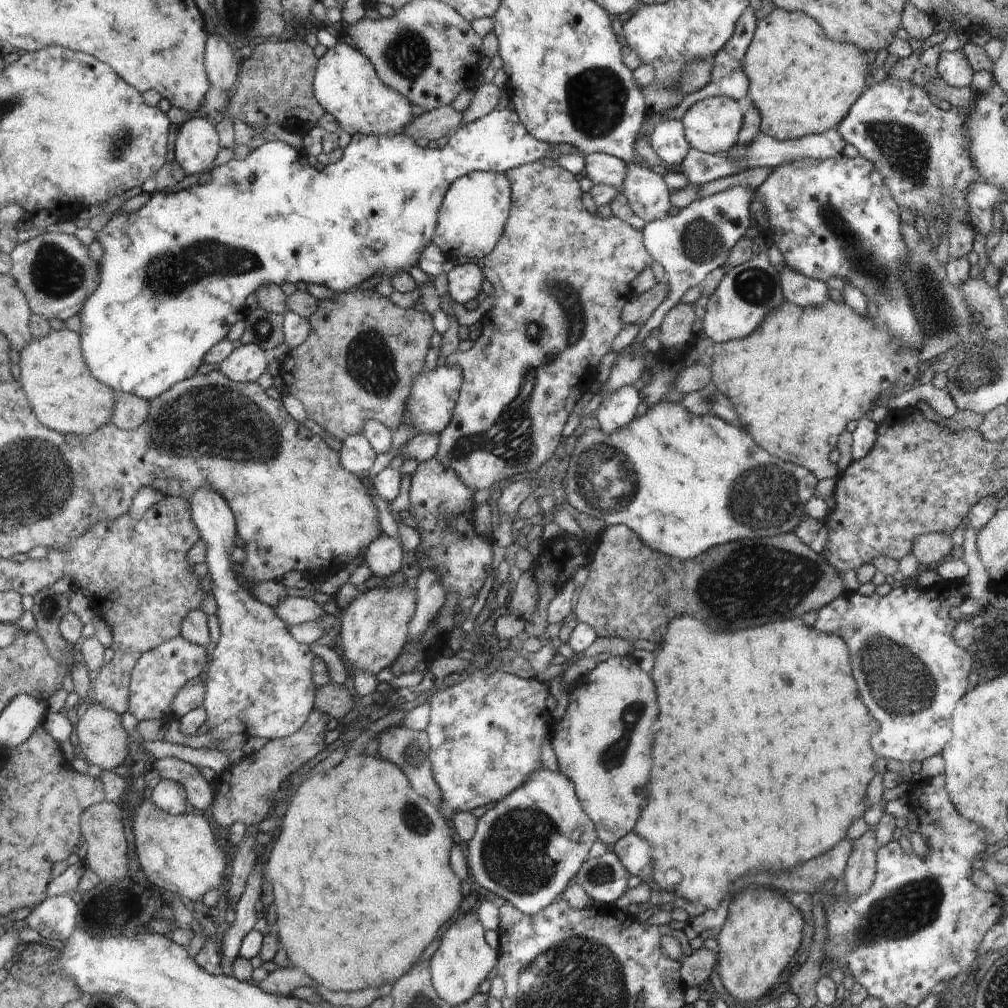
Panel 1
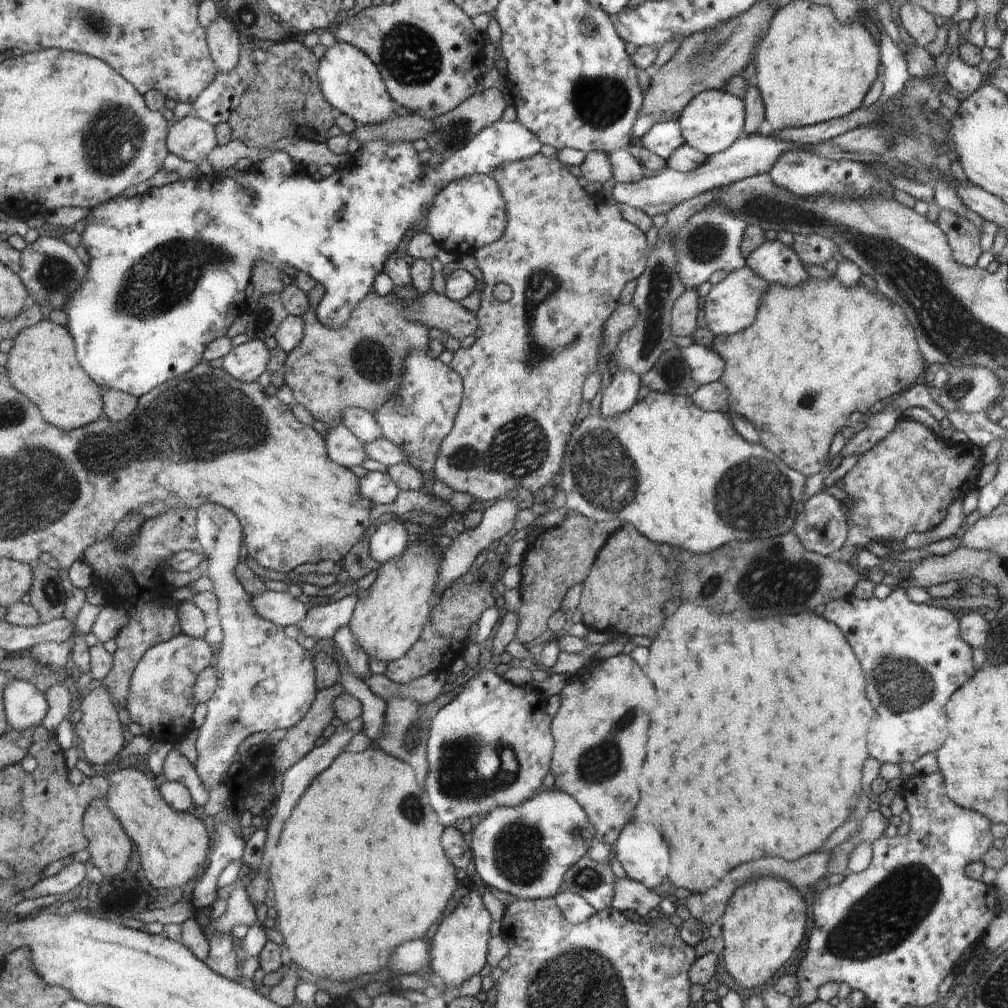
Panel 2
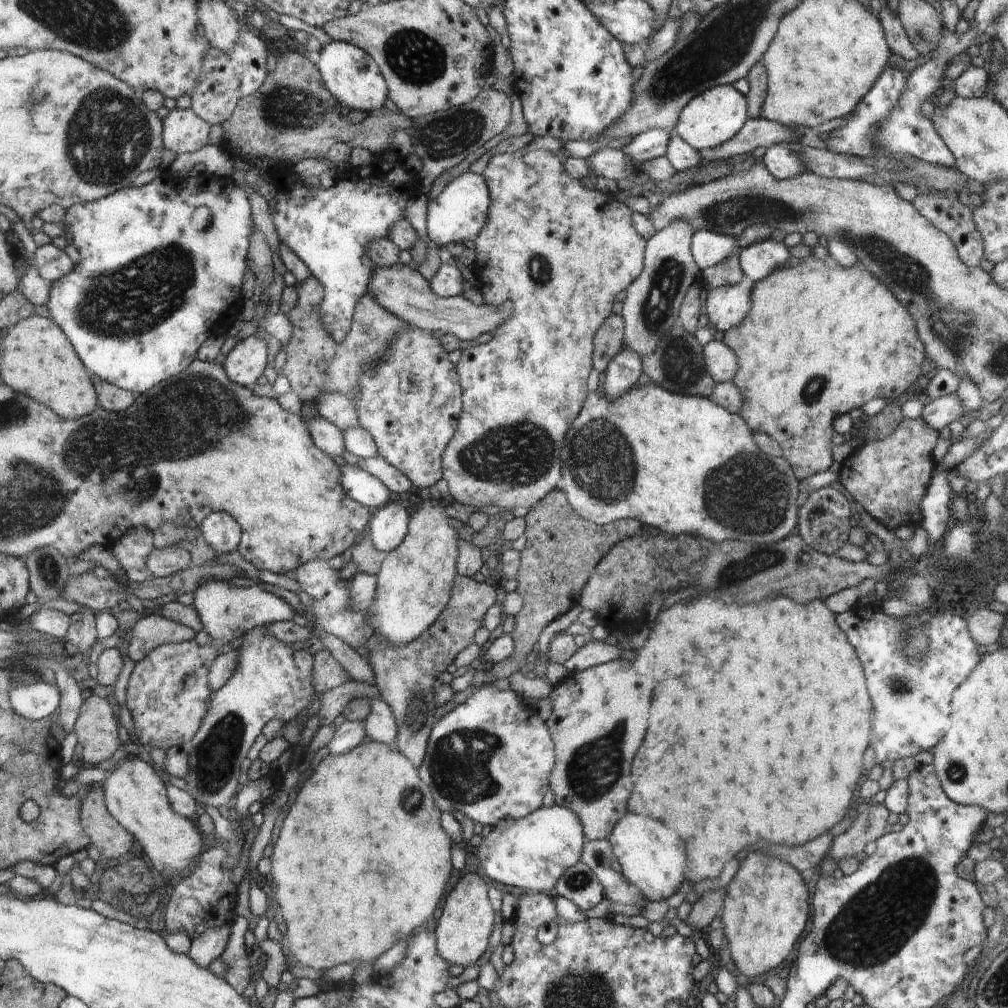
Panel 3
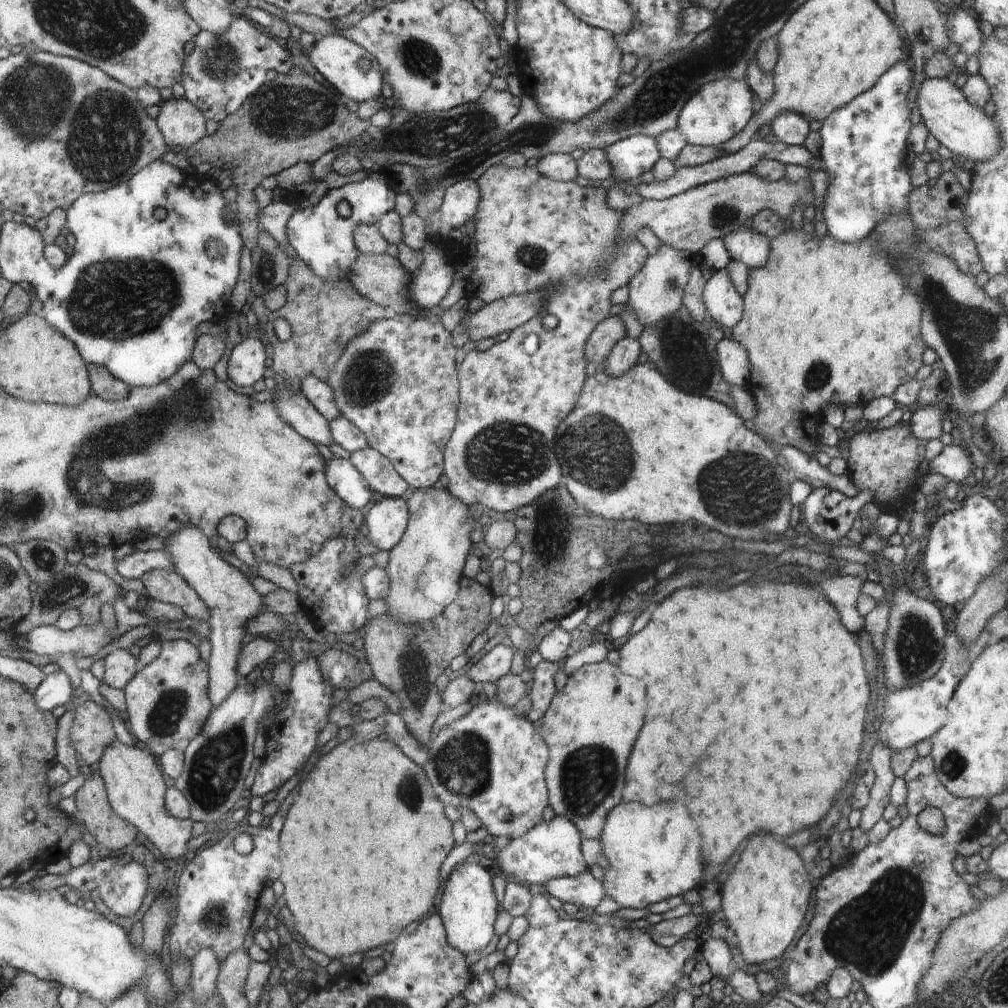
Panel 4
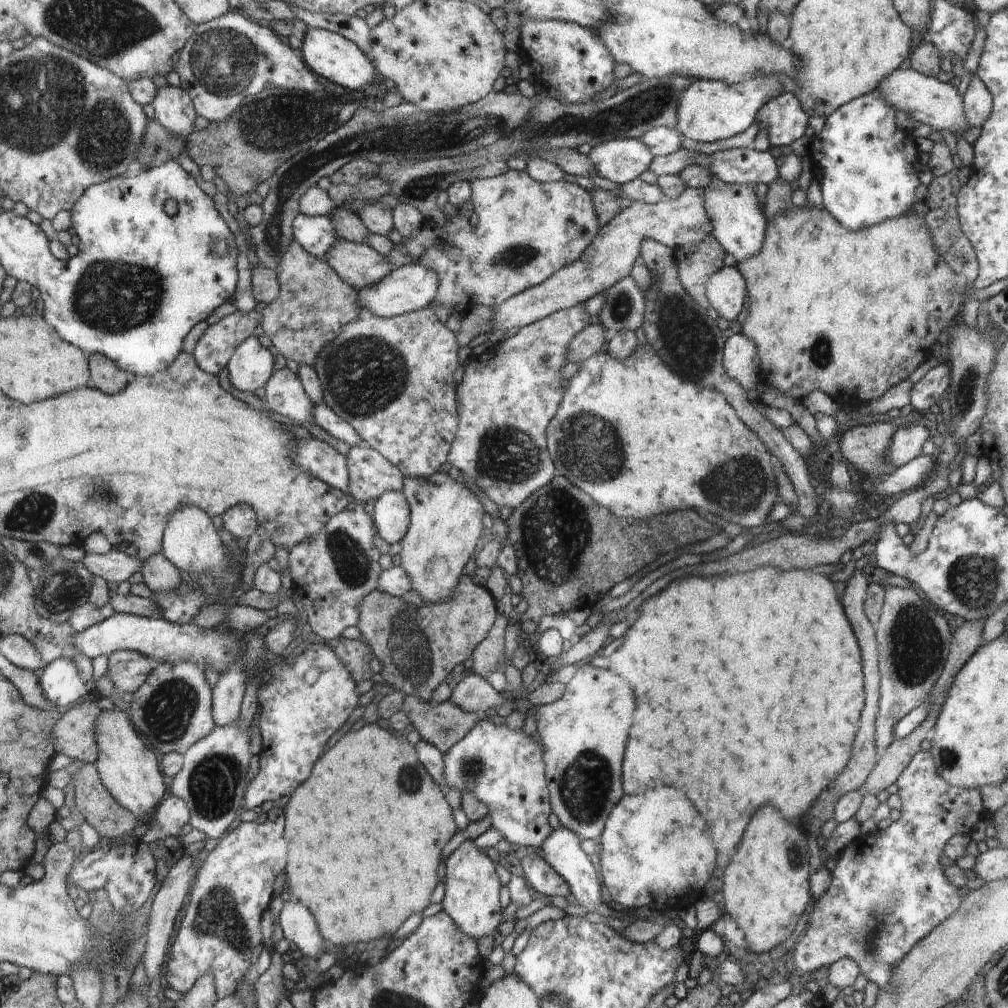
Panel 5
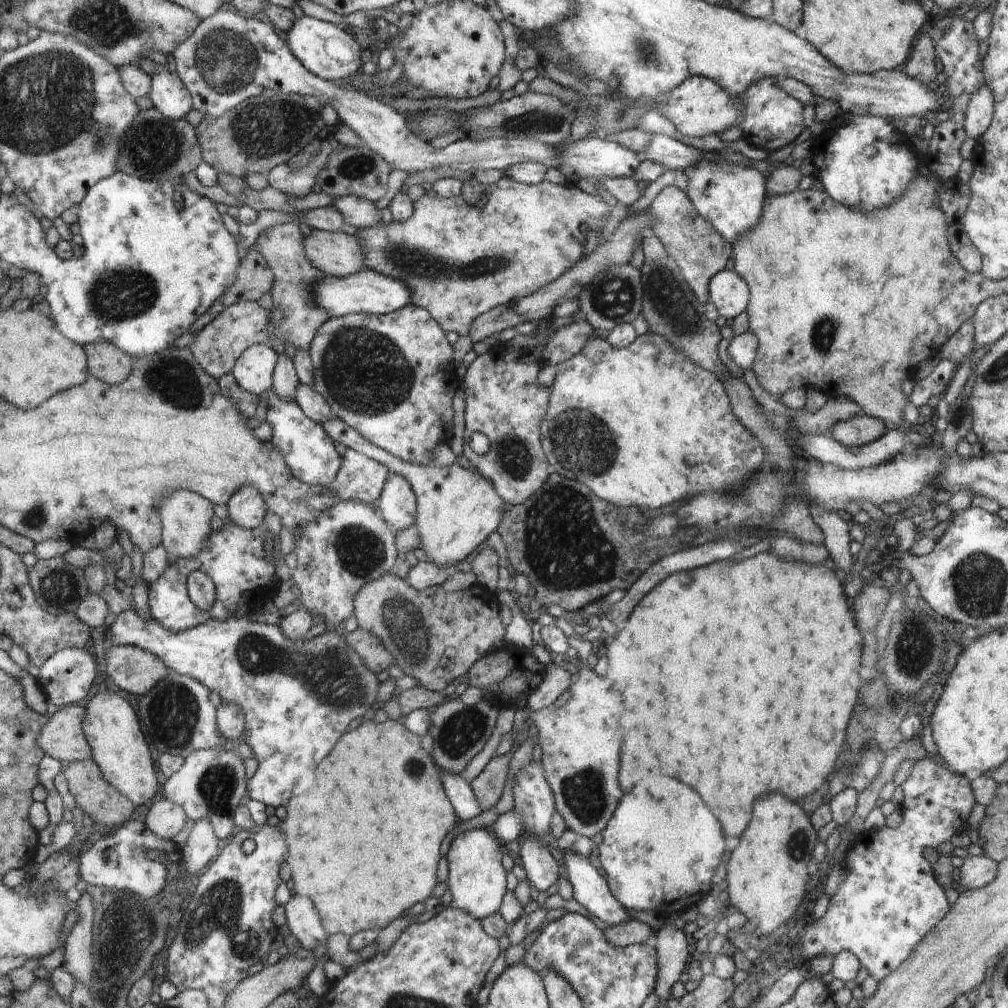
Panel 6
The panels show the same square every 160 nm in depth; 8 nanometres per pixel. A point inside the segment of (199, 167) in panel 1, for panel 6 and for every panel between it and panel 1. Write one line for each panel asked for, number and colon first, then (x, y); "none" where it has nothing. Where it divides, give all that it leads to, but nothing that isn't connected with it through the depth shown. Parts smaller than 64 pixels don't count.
2: (191, 138)
3: (184, 131)
4: (183, 123)
5: (174, 108)
6: (169, 94)

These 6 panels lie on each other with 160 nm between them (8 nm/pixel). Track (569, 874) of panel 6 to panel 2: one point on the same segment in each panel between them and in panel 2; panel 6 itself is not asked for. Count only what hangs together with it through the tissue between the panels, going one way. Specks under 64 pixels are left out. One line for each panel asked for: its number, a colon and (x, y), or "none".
2: (526, 850)
3: (532, 853)
4: (552, 849)
5: (563, 850)

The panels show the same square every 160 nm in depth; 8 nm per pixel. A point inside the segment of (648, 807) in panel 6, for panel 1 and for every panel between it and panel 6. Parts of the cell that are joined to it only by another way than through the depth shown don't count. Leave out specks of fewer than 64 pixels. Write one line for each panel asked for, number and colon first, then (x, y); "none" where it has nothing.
1: (635, 854)
2: (641, 850)
3: (651, 857)
4: (653, 852)
5: (656, 846)

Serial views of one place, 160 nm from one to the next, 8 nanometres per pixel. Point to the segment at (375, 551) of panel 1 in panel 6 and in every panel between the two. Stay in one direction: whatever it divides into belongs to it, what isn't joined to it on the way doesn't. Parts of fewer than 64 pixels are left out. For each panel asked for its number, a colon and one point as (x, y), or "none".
2: (391, 538)
3: (389, 525)
4: (387, 518)
5: (391, 513)
6: (397, 504)

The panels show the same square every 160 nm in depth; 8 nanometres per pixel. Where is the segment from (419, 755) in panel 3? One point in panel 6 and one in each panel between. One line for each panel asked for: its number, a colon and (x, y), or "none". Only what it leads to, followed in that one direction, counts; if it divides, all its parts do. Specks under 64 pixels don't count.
4: (407, 658)
5: (417, 645)
6: (434, 635)

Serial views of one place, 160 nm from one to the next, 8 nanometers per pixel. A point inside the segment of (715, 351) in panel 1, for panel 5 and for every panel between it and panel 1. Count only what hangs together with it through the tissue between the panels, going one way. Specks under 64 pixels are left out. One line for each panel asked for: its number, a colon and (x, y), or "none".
2: (816, 352)
3: (819, 339)
4: (824, 322)
5: (851, 313)

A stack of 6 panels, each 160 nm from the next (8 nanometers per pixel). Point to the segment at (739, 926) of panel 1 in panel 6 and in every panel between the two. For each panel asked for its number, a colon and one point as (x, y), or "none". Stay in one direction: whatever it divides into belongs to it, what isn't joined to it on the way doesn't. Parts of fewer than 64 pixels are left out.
2: (765, 922)
3: (766, 909)
4: (765, 900)
5: (766, 888)
6: (767, 871)

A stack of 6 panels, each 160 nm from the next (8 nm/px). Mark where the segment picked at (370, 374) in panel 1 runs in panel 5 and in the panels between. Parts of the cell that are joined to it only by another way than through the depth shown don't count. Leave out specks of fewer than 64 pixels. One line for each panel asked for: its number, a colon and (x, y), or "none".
2: (361, 365)
3: (315, 363)
4: (324, 314)
5: (314, 304)

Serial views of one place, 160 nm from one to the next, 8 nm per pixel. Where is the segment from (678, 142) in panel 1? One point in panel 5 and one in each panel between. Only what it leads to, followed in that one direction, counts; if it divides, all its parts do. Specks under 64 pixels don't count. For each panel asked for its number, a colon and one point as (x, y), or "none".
2: (663, 138)
3: (652, 143)
4: (631, 157)
5: (620, 160)

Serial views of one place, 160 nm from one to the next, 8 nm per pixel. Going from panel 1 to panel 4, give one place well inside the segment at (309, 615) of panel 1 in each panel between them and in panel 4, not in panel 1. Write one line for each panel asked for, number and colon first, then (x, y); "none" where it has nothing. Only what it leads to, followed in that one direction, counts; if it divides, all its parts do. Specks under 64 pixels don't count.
2: (279, 607)
3: (226, 611)
4: (232, 600)

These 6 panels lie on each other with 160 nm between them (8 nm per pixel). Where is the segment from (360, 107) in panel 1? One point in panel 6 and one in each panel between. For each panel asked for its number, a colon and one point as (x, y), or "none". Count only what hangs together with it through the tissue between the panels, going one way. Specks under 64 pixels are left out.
2: (352, 82)
3: (353, 76)
4: (355, 72)
5: (332, 56)
6: (328, 52)

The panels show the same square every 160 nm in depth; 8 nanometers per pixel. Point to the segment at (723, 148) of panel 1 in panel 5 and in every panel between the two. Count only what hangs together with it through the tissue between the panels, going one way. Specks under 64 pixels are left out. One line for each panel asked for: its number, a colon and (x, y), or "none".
2: (714, 120)
3: (715, 116)
4: (721, 109)
5: (708, 110)

